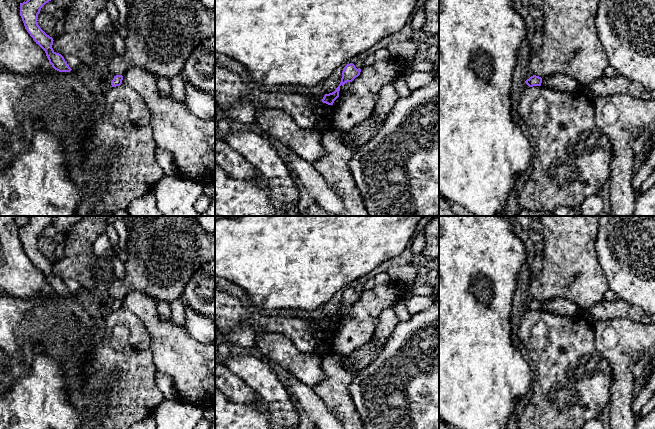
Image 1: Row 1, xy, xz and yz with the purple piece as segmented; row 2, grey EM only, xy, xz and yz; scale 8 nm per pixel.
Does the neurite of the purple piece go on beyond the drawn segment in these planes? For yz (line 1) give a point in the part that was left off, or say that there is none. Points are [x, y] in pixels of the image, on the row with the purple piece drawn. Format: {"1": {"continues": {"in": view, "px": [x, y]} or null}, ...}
{"1": {"continues": null}}

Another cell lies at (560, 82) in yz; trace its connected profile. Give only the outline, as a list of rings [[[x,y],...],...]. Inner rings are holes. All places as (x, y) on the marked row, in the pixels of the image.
[[[562,73],[542,78],[541,86],[564,92],[580,90],[580,84],[574,78]]]

